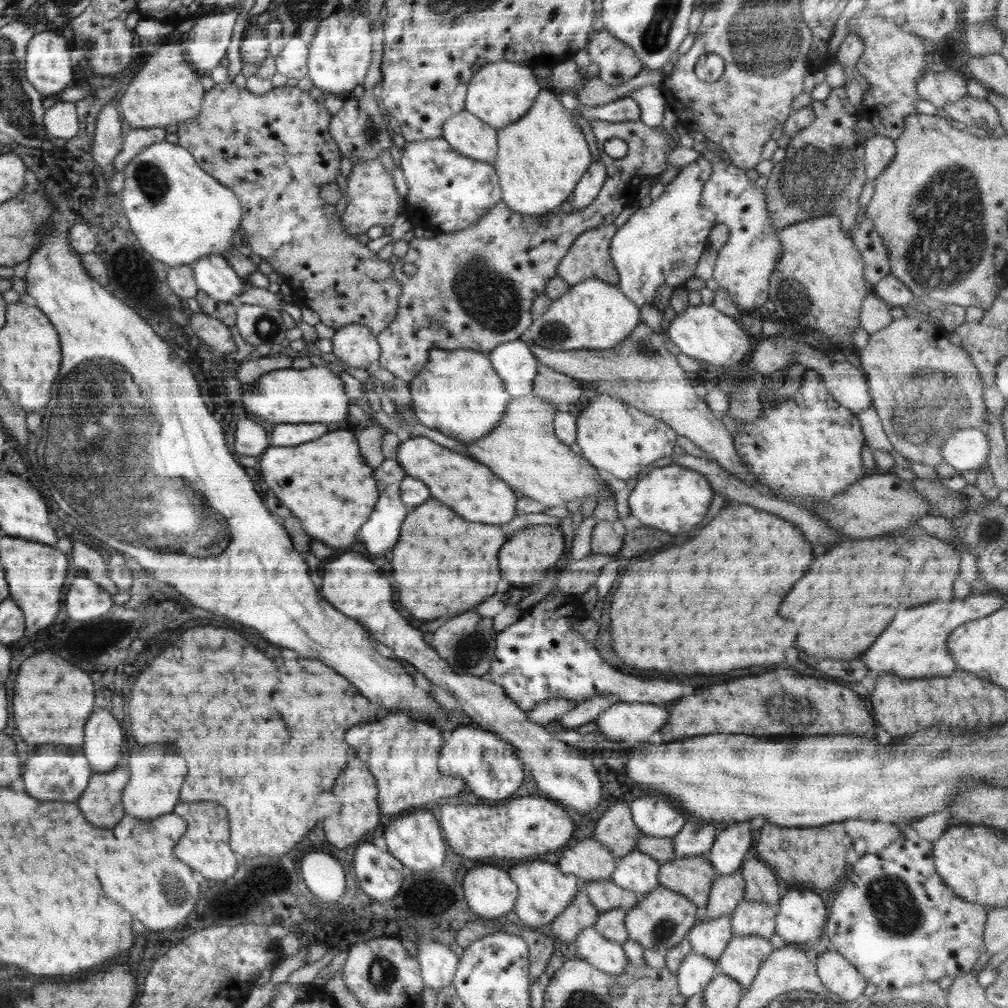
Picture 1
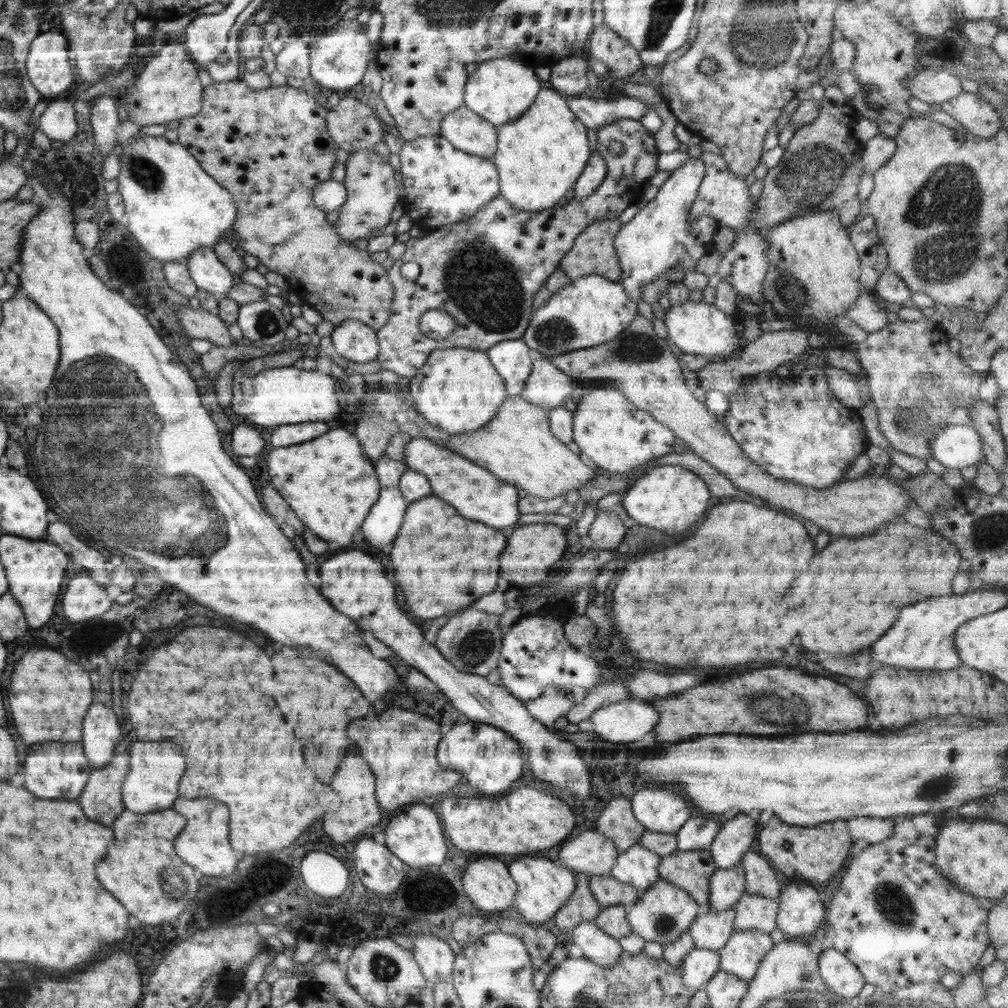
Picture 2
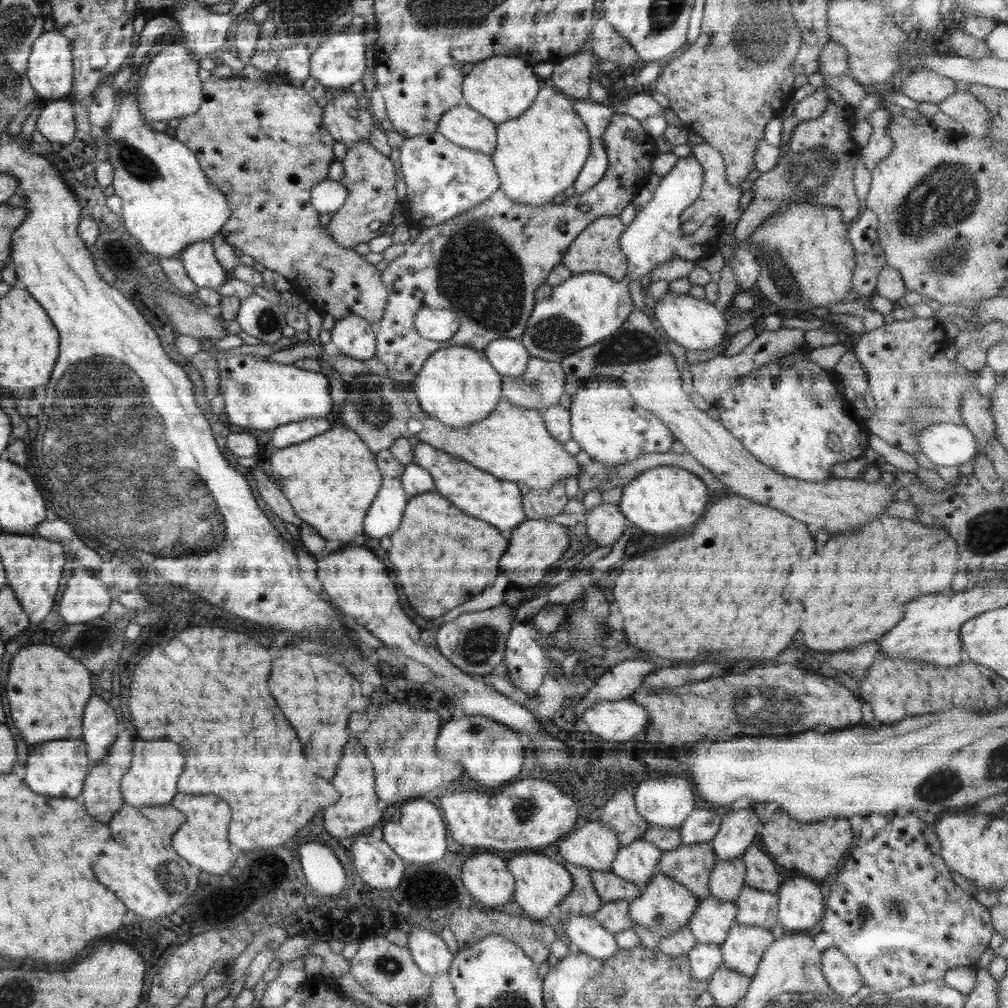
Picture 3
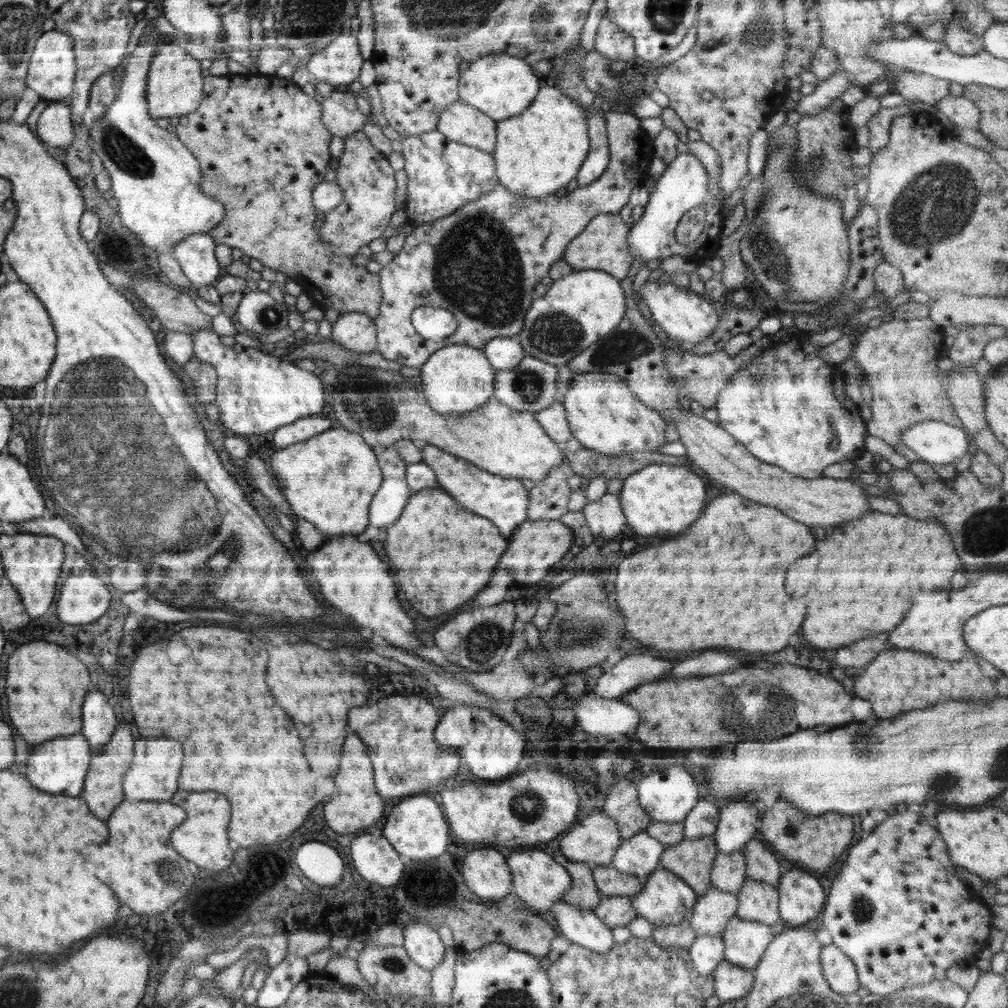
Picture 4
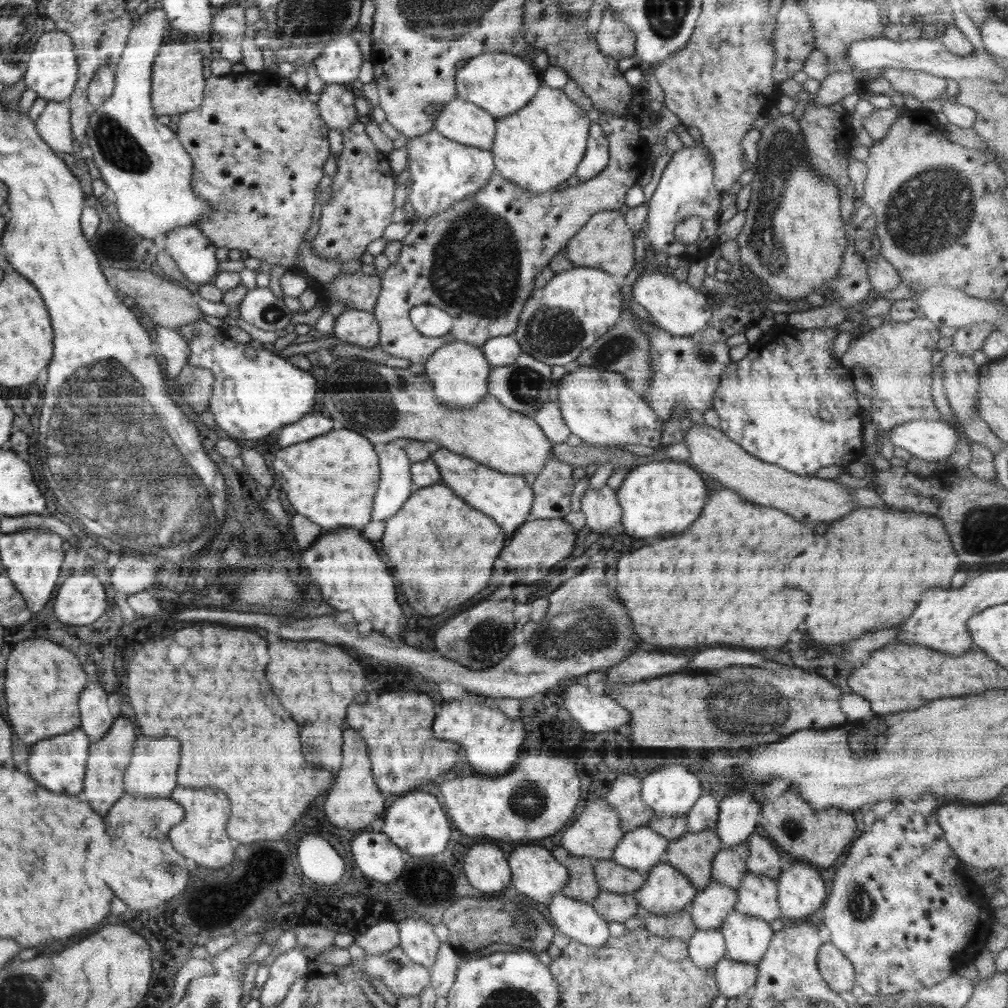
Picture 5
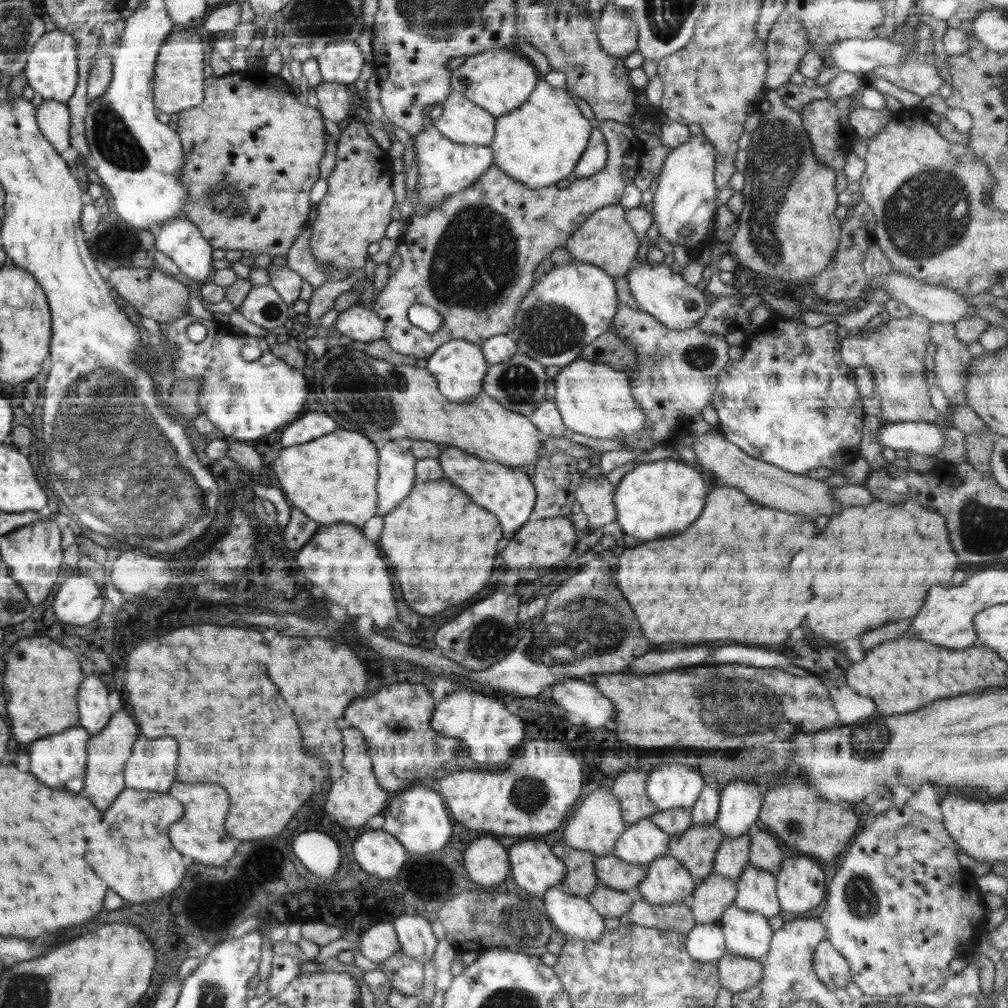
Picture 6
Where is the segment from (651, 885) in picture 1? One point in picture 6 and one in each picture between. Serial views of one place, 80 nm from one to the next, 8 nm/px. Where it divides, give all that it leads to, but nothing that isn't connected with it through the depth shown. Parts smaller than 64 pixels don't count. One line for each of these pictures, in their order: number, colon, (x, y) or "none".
2: (638, 867)
3: (638, 862)
4: (639, 856)
5: (641, 849)
6: (641, 843)

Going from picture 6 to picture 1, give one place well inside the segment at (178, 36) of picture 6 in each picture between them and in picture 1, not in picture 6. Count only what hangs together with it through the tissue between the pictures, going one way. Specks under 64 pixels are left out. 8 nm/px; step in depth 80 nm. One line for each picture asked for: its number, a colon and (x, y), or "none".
1: (166, 91)
2: (167, 89)
3: (170, 88)
4: (175, 84)
5: (177, 87)

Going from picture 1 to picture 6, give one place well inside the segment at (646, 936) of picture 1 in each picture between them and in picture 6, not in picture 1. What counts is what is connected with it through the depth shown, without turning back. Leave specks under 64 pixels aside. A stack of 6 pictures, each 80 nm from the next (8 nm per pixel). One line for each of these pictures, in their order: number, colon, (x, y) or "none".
2: (663, 913)
3: (665, 906)
4: (666, 900)
5: (666, 890)
6: (667, 881)

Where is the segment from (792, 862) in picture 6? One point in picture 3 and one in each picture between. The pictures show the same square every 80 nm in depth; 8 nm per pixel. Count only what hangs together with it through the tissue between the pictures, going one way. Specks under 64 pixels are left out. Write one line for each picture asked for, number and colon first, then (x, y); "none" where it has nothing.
3: (800, 909)
4: (801, 898)
5: (801, 890)

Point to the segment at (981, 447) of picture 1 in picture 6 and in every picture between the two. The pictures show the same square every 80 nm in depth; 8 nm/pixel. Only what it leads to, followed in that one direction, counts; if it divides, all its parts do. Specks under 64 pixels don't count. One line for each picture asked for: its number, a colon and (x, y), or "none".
2: (958, 446)
3: (949, 444)
4: (937, 442)
5: (930, 440)
6: (922, 437)

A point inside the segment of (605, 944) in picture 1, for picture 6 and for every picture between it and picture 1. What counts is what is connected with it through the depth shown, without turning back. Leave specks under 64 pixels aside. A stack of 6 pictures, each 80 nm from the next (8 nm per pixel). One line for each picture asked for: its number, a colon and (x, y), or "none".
2: (603, 949)
3: (584, 931)
4: (582, 927)
5: (578, 920)
6: (573, 915)

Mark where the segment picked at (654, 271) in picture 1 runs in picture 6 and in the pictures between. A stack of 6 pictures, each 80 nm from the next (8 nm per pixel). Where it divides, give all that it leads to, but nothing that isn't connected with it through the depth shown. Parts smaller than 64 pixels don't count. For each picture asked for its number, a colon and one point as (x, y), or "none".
2: (662, 234)
3: (654, 236)
4: (684, 185)
5: (686, 189)
6: (685, 198)

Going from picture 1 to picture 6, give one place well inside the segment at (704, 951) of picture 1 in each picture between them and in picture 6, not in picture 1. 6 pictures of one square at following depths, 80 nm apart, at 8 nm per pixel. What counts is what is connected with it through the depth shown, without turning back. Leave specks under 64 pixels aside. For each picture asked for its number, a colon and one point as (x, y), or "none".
2: (711, 930)
3: (710, 923)
4: (710, 915)
5: (712, 906)
6: (710, 900)

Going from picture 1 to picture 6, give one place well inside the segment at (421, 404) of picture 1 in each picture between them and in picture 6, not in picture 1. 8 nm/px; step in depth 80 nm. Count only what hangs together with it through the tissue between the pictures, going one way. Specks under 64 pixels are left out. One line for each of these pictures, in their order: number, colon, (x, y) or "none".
2: (457, 390)
3: (457, 386)
4: (457, 379)
5: (458, 371)
6: (459, 367)

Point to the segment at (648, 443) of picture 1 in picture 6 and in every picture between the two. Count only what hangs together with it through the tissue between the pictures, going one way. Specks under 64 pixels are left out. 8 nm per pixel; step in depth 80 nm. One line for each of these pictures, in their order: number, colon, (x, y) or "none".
2: (615, 435)
3: (605, 421)
4: (603, 414)
5: (599, 407)
6: (596, 400)

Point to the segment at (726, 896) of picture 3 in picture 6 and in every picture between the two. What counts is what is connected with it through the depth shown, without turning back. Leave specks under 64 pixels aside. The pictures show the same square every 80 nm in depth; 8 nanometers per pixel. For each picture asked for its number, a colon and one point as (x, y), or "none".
4: (728, 874)
5: (729, 866)
6: (733, 855)

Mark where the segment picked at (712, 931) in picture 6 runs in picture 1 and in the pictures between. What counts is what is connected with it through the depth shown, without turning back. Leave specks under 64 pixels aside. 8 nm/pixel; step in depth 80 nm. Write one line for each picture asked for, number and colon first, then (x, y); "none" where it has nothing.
1: (696, 971)
2: (700, 965)
3: (704, 958)
4: (706, 952)
5: (706, 947)

